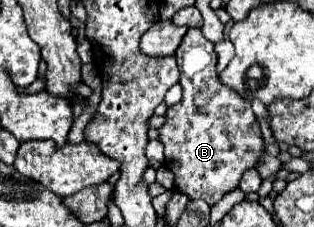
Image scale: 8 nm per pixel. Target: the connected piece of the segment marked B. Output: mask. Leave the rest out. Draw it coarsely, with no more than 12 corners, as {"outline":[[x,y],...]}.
{"outline":[[200,28],[158,140],[176,190],[214,206],[266,154]]}

